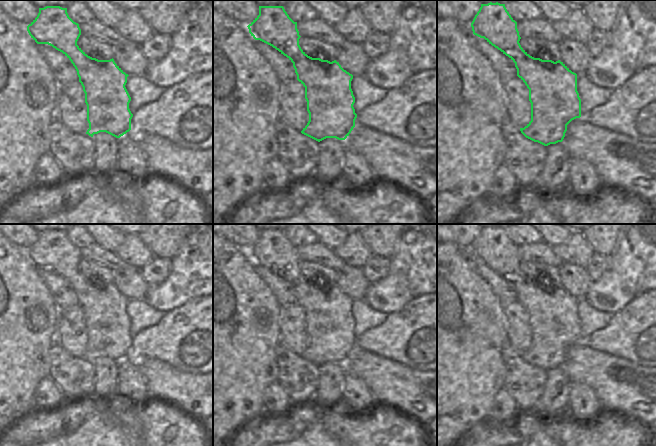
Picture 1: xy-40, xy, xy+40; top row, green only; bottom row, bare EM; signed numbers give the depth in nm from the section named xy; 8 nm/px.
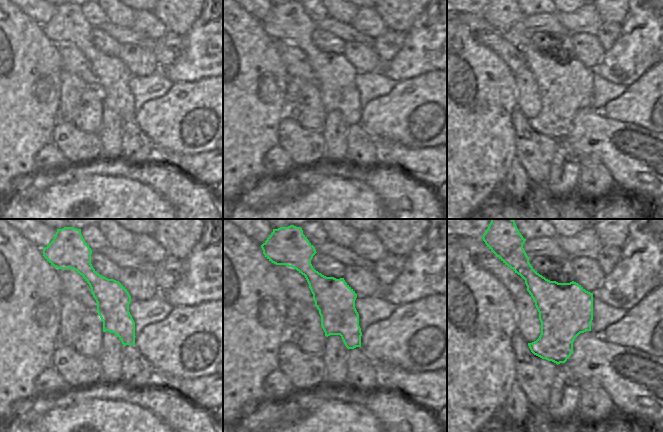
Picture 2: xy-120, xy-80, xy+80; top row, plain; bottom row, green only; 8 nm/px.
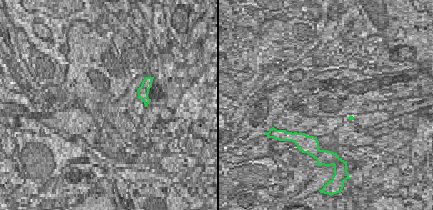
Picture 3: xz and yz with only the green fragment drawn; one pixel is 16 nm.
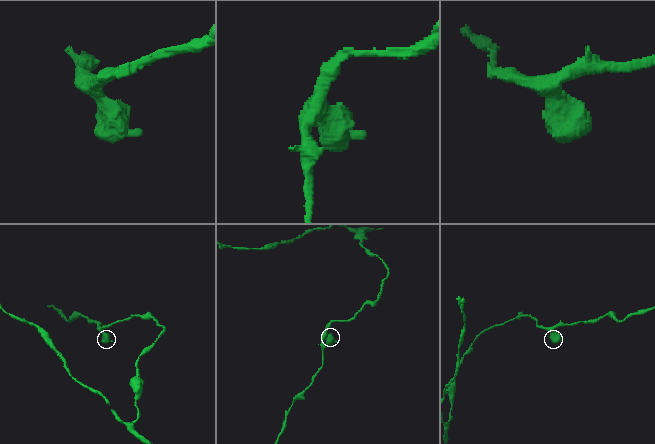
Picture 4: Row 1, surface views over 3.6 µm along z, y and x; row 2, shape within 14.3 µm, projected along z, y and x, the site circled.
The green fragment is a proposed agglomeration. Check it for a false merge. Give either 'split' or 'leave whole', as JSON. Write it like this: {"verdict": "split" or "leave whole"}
{"verdict": "leave whole"}

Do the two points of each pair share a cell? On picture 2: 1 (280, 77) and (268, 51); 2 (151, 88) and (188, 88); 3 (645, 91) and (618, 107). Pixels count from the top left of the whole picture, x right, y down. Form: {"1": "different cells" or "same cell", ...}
{"1": "same cell", "2": "different cells", "3": "same cell"}

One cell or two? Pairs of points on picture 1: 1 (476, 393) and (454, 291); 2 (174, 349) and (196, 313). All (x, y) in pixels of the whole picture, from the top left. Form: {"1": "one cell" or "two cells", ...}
{"1": "one cell", "2": "one cell"}

